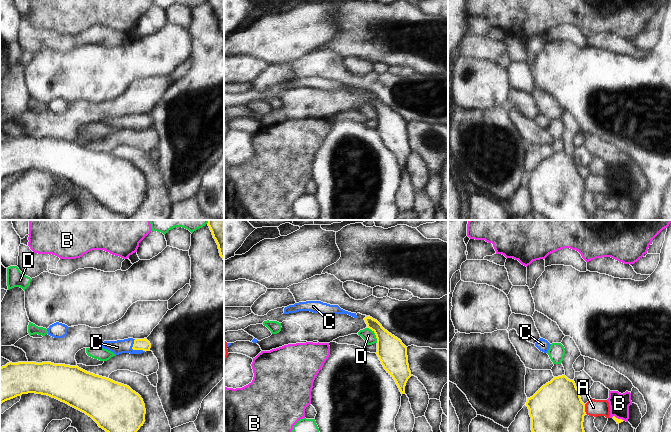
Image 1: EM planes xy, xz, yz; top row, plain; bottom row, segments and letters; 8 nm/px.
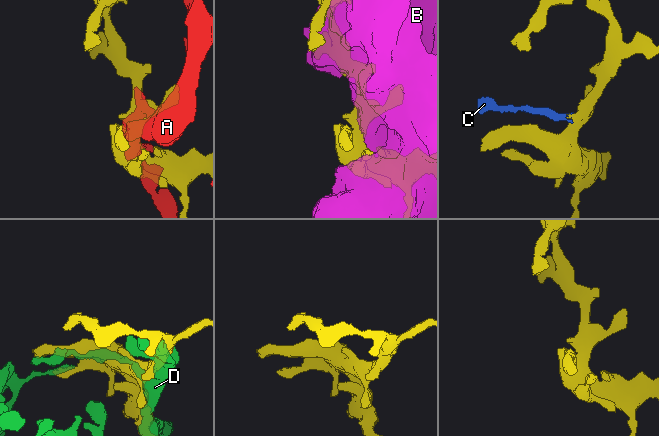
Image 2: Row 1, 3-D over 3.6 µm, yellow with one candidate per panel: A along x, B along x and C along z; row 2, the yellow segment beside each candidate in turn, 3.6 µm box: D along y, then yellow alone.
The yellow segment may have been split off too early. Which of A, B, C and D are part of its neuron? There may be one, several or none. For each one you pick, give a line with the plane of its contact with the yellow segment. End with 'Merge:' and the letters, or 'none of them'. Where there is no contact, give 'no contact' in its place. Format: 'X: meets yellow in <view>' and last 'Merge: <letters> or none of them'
C: meets yellow in xy
Merge: C

